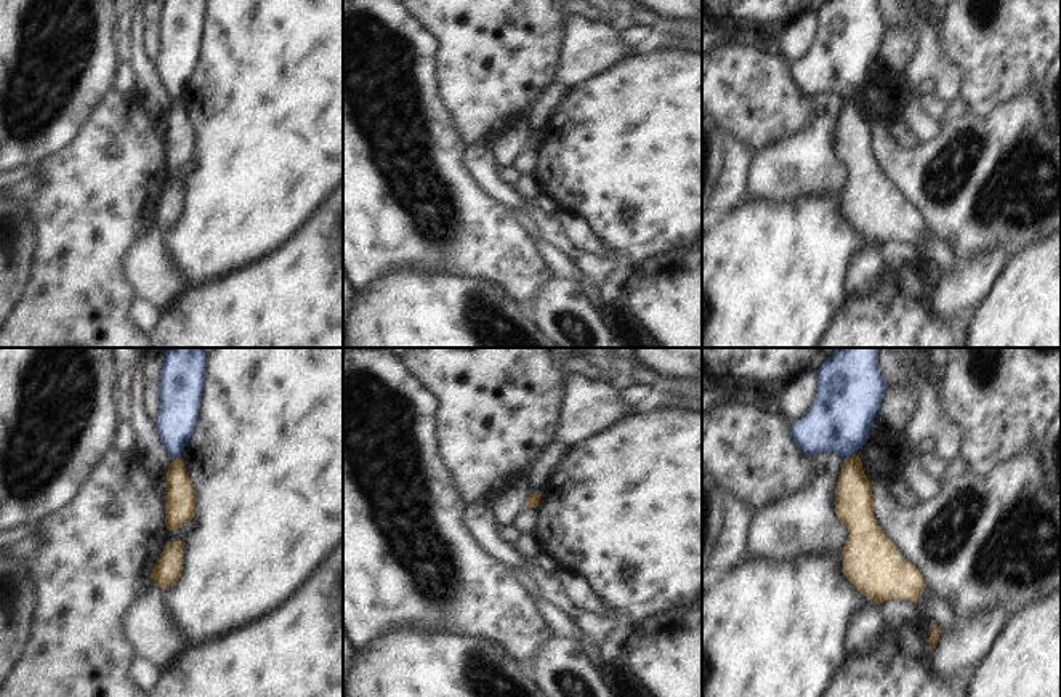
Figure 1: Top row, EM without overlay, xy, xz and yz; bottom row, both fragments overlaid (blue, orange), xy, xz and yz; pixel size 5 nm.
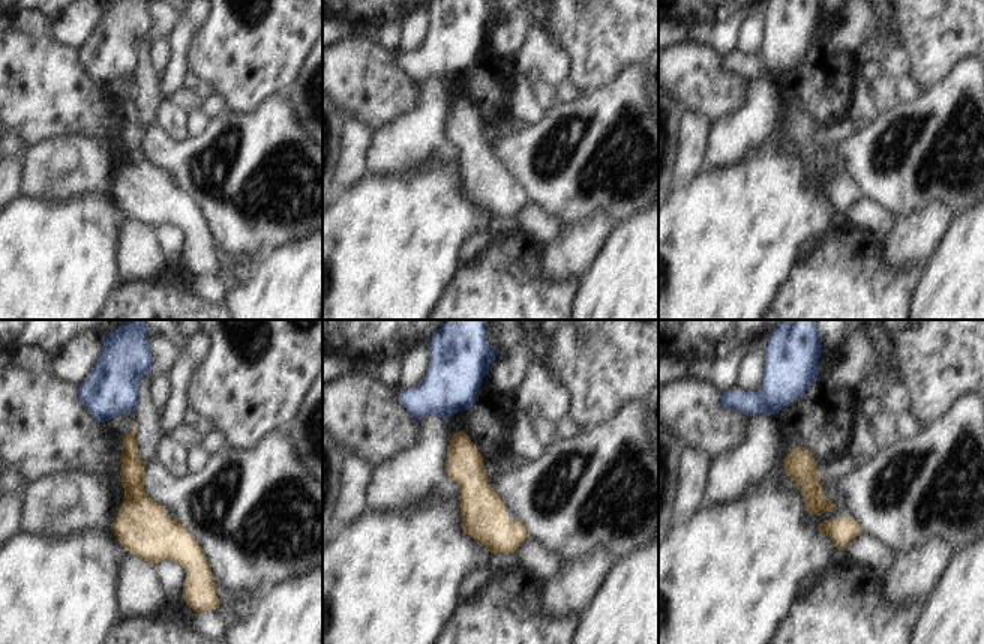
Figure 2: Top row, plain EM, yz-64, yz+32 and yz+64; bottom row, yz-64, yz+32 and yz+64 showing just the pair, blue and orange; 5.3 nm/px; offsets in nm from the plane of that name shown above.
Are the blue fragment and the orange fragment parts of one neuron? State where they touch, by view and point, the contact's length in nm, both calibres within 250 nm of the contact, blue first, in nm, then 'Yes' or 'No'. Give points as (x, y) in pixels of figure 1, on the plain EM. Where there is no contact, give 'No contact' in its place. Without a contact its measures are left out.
Touches blue at yz (848, 98). Shared border 70 nm. Thickness 320 nm (blue) against 190 nm. No

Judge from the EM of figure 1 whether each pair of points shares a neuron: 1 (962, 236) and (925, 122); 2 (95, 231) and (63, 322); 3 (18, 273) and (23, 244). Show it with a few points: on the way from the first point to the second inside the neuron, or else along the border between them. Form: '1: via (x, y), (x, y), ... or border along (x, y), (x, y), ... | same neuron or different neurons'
1: border along (941, 125), (941, 130), (931, 140), (920, 143) | different neurons
2: via (79, 253), (76, 300) | same neuron
3: via (18, 266), (18, 250) | same neuron

